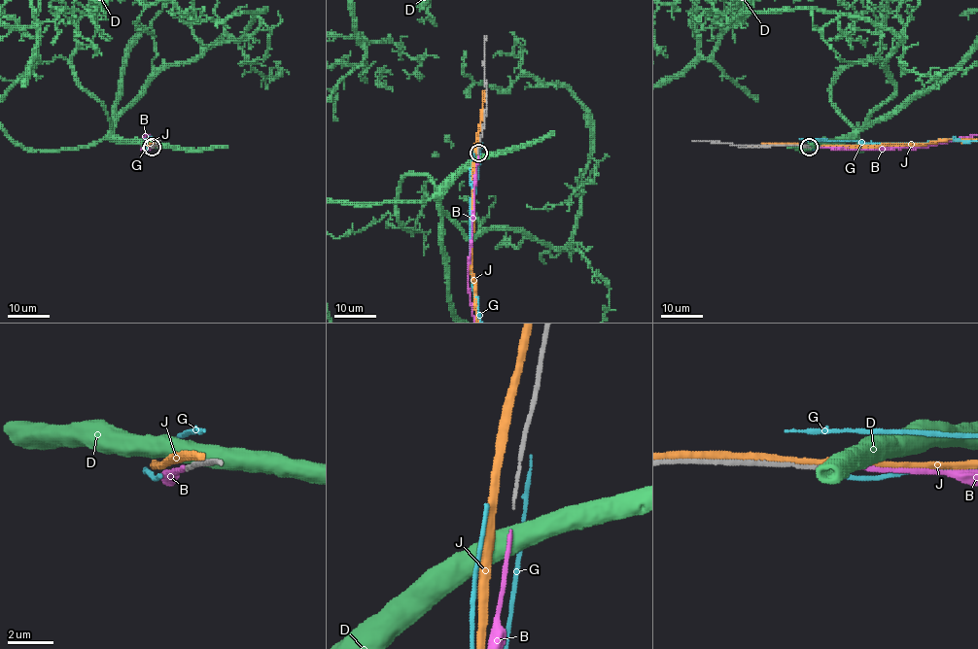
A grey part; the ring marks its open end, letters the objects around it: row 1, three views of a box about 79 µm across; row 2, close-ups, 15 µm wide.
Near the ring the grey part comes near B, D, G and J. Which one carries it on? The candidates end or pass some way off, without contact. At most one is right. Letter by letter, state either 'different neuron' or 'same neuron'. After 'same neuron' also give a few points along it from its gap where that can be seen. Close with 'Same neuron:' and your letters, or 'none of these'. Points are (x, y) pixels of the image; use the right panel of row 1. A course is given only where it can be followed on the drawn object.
B: different neuron
D: different neuron
G: different neuron
J: different neuron
Same neuron: none of these

